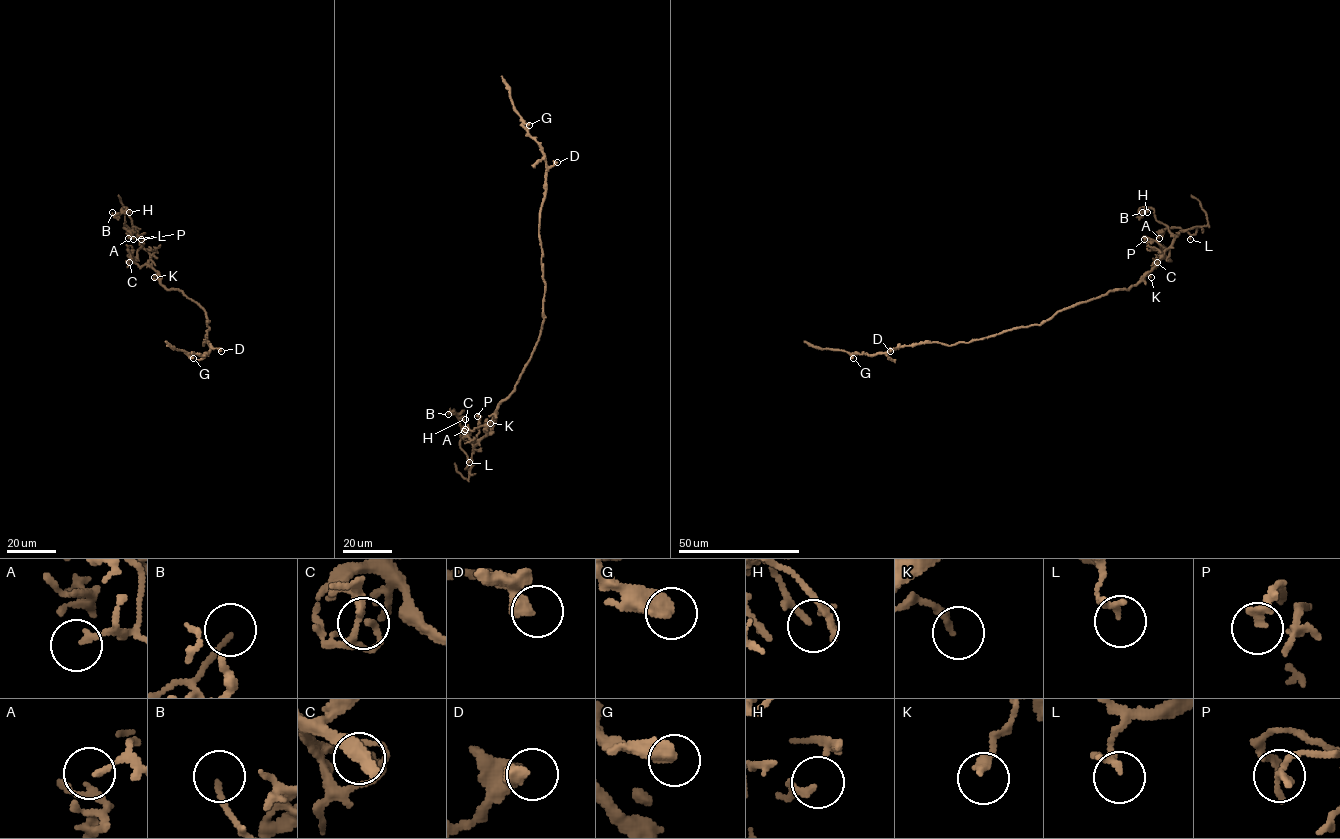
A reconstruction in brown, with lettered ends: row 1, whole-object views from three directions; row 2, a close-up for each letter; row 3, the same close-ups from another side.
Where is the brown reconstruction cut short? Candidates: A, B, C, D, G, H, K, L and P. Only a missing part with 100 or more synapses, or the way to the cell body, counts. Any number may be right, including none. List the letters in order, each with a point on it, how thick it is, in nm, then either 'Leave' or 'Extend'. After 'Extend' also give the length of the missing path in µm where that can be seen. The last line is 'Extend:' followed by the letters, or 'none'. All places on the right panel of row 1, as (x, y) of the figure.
A: Place: (1159, 238). Thickness 110 nm. Leave
B: Place: (1142, 212). Thickness 130 nm. Leave
C: Place: (1157, 262). Thickness 160 nm. Leave
D: Place: (890, 351). Thickness 400 nm. Leave
G: Place: (853, 358). Thickness 440 nm. Leave
H: Place: (1147, 212). Thickness 190 nm. Leave
K: Place: (1151, 277). Thickness 220 nm. Leave
L: Place: (1190, 239). Thickness 150 nm. Leave
P: Place: (1144, 239). Thickness 190 nm. Leave
Extend: none

